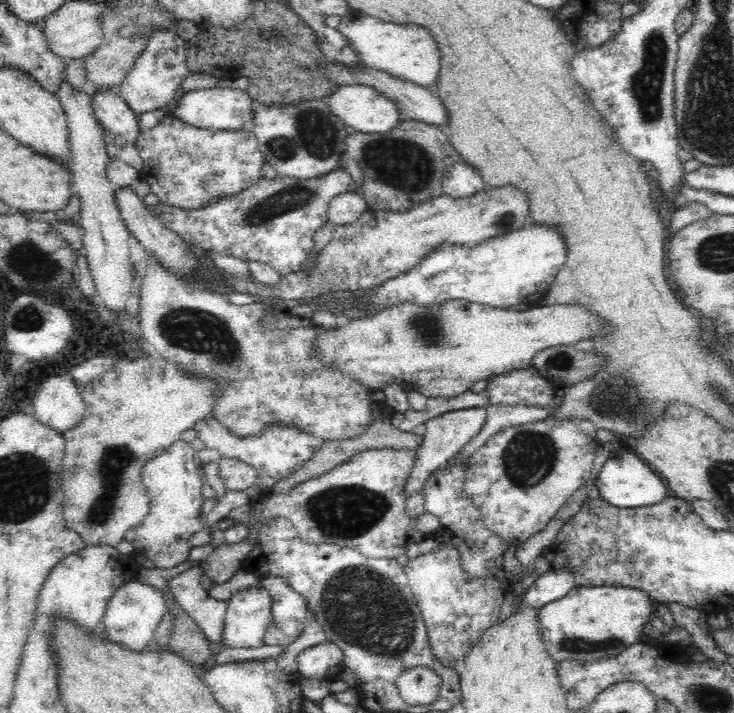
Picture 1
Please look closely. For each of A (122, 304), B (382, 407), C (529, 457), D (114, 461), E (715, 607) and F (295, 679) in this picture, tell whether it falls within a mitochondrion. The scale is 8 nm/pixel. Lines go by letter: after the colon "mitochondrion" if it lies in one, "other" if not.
A: other
B: other
C: mitochondrion
D: mitochondrion
E: other
F: other

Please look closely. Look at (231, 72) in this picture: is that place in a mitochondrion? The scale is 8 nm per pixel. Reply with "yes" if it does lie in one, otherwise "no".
no

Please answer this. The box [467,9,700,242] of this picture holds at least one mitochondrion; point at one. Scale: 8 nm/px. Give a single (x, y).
(646, 83)

